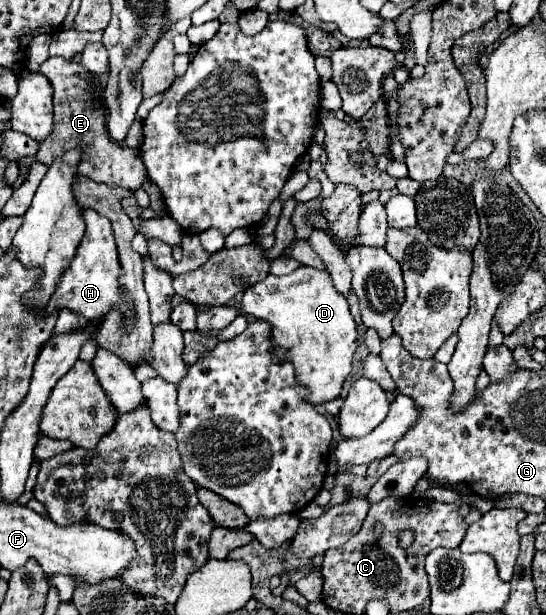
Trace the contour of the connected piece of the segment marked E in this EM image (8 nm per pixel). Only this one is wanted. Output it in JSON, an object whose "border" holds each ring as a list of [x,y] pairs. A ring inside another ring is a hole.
{"border":[[[50,57],[44,61],[40,73],[46,75],[54,87],[54,129],[50,137],[40,143],[36,161],[50,167],[56,157],[64,155],[66,151],[74,147],[86,147],[86,157],[78,167],[82,175],[96,183],[116,185],[132,191],[138,189],[148,179],[144,161],[138,151],[110,141],[106,127],[106,107],[102,101],[96,101],[98,89],[94,87],[94,75],[90,75],[88,69],[84,69],[80,63],[62,57]]]}

